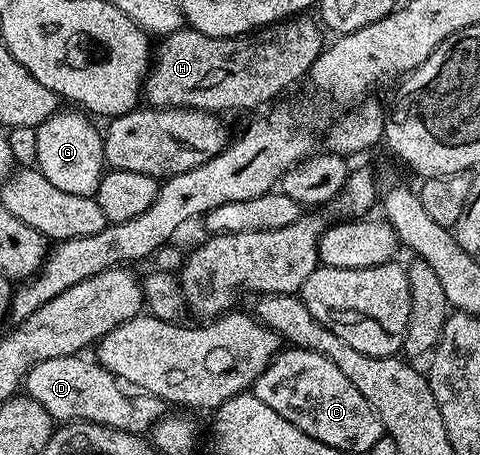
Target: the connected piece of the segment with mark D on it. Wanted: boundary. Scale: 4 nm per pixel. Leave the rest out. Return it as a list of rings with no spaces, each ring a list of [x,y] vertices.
[[[83,355],[45,359],[27,373],[26,396],[33,398],[45,411],[49,411],[52,422],[92,421],[105,427],[120,429],[126,433],[146,434],[165,413],[165,402],[152,393],[131,391],[122,393],[119,378],[113,376],[98,360],[86,361]]]

